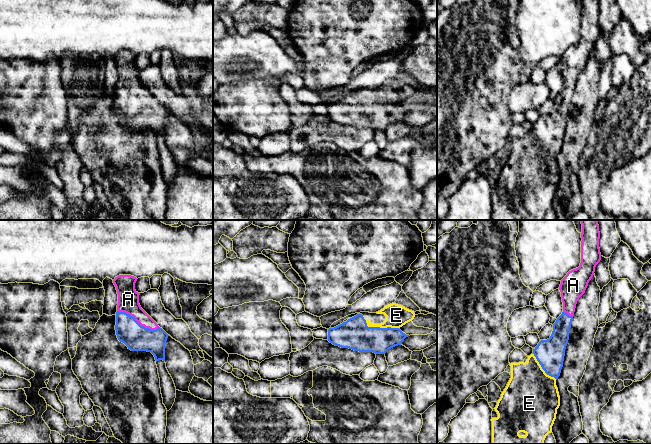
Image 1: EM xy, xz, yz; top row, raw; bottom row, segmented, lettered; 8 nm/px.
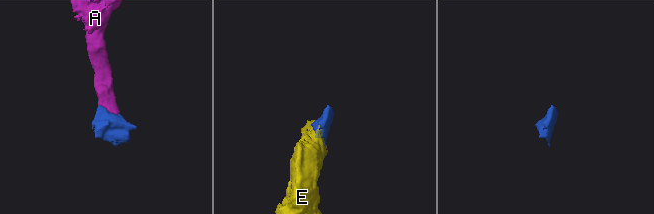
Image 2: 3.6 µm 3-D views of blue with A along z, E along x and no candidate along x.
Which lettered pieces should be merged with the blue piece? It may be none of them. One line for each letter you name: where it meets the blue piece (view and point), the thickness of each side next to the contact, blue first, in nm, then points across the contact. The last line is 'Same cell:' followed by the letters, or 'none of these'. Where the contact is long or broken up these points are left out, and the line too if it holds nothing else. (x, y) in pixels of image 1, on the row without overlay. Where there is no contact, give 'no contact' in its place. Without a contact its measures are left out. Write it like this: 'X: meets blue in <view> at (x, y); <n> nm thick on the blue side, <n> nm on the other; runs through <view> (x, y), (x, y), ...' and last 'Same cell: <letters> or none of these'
A: meets blue in xy at (137, 98); 200 nm thick on the blue side, 180 nm on the other; runs through xy (136, 113), (137, 98), (129, 89), (128, 75)
E: meets blue in xz at (379, 103); 240 nm thick on the blue side, 180 nm on the other
Same cell: A, E

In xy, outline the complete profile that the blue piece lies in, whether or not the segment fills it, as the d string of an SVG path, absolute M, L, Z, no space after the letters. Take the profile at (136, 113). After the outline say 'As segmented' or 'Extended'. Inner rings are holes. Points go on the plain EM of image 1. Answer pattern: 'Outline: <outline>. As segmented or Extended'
Outline: M119 51L113 56L118 70L115 101L117 114L131 127L151 128L156 138L165 137L165 119L169 111L141 84L140 69L135 66L136 57L137 54L131 51Z. Extended

